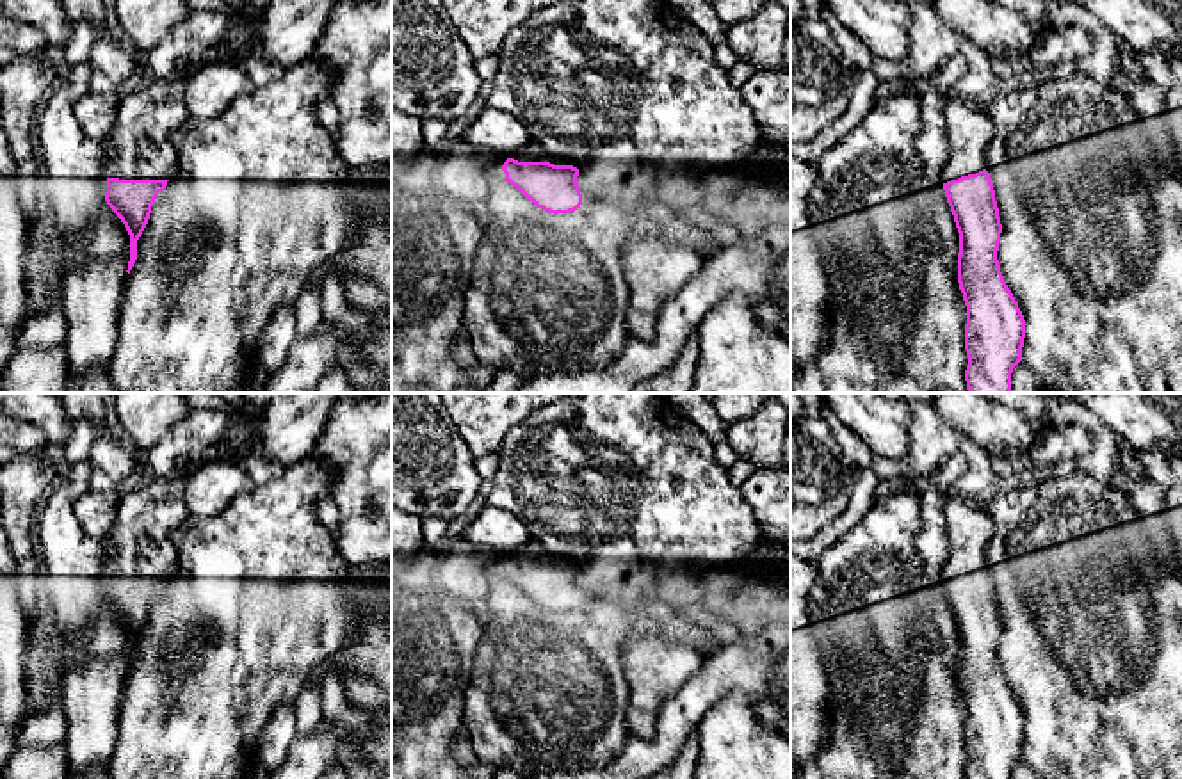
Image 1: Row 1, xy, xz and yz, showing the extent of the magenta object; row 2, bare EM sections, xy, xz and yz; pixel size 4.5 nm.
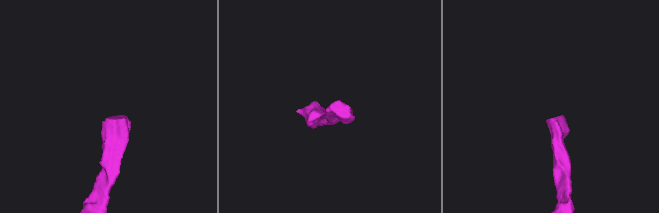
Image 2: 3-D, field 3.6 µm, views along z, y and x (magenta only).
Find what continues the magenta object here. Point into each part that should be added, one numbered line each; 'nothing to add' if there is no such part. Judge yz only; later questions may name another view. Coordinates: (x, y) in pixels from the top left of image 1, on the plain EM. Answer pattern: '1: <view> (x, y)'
1: yz (971, 527)

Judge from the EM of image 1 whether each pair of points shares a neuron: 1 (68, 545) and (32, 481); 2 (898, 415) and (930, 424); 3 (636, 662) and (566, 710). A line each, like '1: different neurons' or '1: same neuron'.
1: different neurons
2: different neurons
3: different neurons

